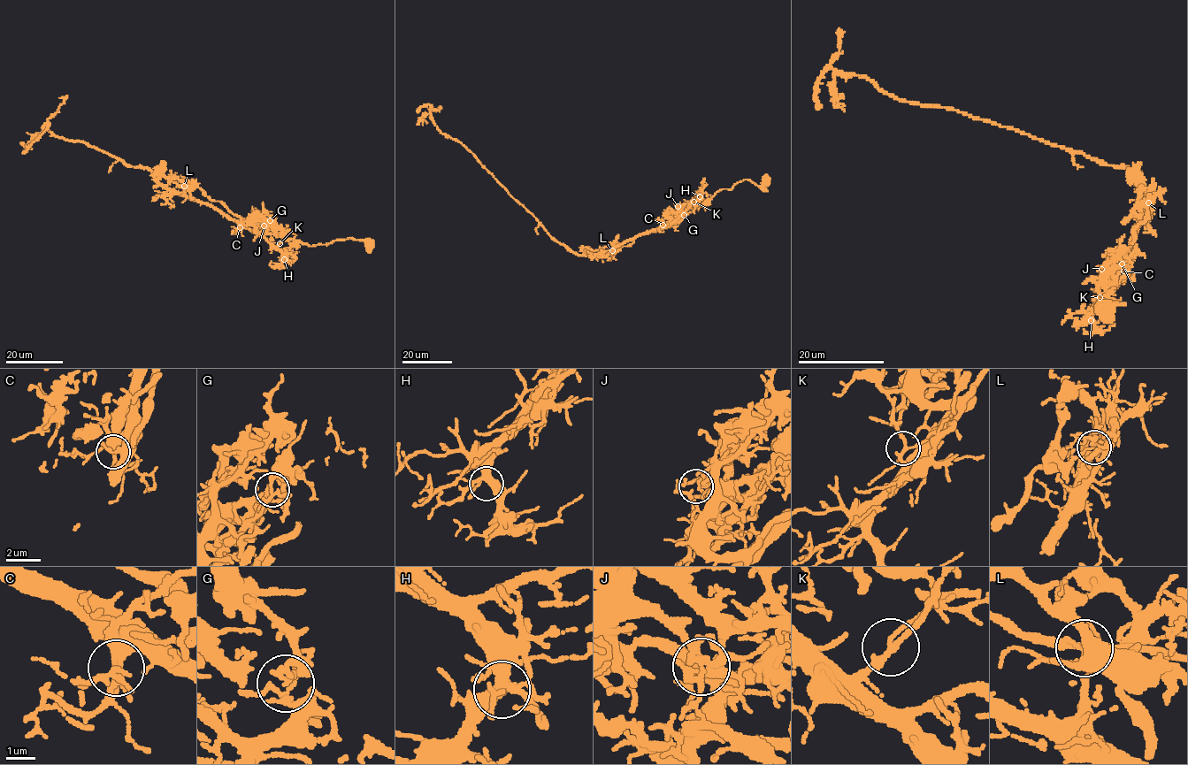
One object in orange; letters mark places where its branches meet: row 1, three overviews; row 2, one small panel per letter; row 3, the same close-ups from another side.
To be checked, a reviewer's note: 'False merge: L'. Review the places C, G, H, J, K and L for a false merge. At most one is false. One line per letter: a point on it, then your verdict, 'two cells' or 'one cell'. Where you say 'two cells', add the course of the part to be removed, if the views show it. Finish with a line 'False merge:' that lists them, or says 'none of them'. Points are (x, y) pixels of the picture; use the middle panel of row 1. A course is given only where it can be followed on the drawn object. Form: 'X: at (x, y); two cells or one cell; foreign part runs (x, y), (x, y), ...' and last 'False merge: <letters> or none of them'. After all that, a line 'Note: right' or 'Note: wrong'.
C: at (662, 225); one cell
G: at (684, 215); one cell
H: at (700, 196); one cell
J: at (678, 206); one cell
K: at (693, 202); one cell
L: at (612, 250); two cells; foreign part runs (611, 251), (578, 255), (558, 243), (478, 159), (440, 130), (431, 116), (430, 104), (424, 105), (417, 111)
False merge: L
Note: right

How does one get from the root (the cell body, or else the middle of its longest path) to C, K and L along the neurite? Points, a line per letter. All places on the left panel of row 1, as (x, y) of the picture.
C: (368, 244), (362, 239), (347, 238), (312, 246), (299, 241), (279, 249), (248, 227), (240, 227)
K: (368, 244), (362, 239), (351, 238), (312, 246), (290, 239), (279, 243)
L: (368, 244), (362, 239), (349, 238), (309, 246), (283, 238), (234, 215), (199, 187), (184, 186)

